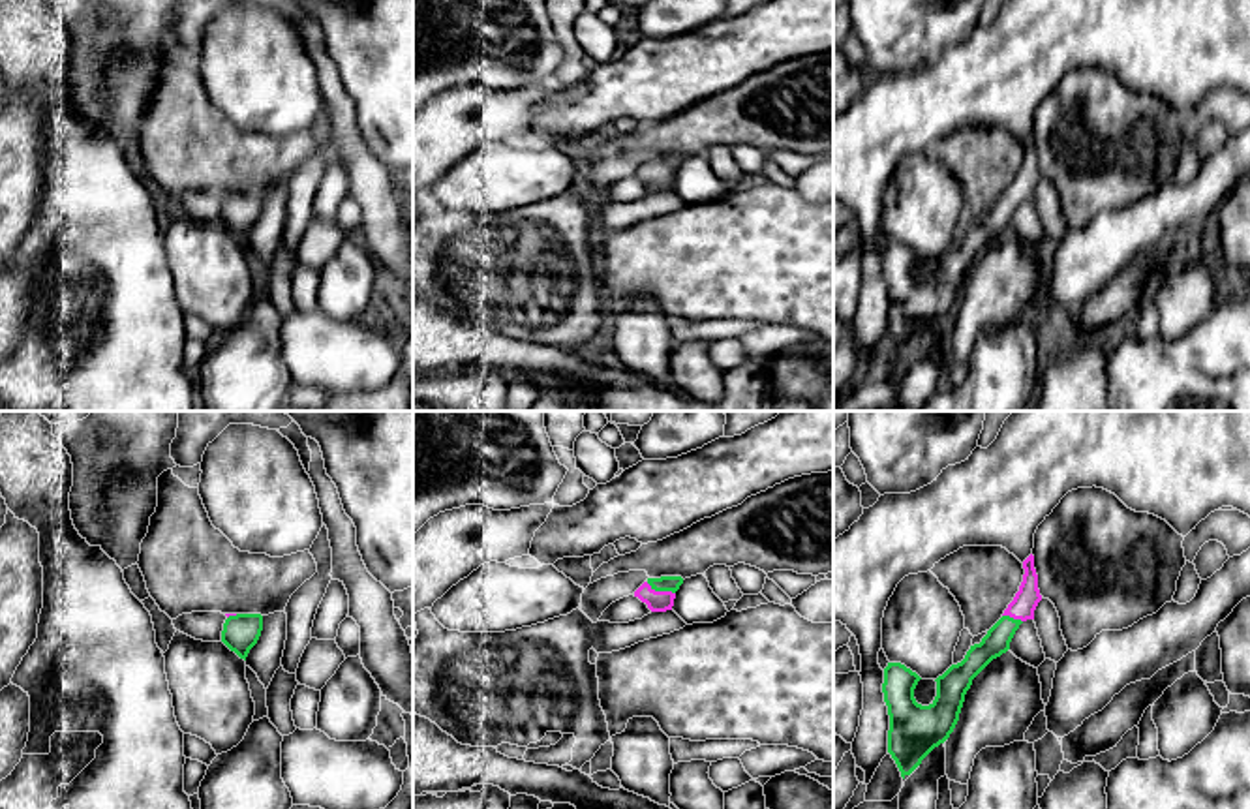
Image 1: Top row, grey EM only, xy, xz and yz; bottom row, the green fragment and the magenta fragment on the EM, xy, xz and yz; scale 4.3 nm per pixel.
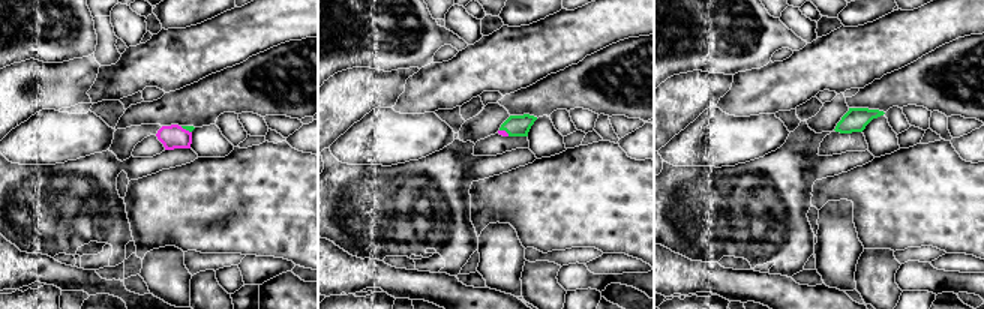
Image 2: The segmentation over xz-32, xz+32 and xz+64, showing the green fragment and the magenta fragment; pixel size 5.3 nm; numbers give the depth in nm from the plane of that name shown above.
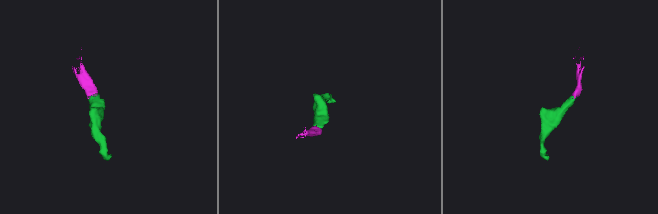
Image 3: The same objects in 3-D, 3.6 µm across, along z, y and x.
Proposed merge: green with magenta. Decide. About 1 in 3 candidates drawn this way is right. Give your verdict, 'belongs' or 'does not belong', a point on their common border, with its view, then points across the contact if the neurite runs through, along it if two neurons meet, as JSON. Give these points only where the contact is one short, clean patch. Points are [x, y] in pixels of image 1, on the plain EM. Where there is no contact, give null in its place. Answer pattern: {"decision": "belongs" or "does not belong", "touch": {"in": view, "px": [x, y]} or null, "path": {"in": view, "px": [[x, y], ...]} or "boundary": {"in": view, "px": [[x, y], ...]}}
{"decision": "belongs", "touch": {"in": "xz", "px": [661, 169]}, "path": {"in": "xz", "px": [[672, 164], [661, 169], [657, 181]]}}

